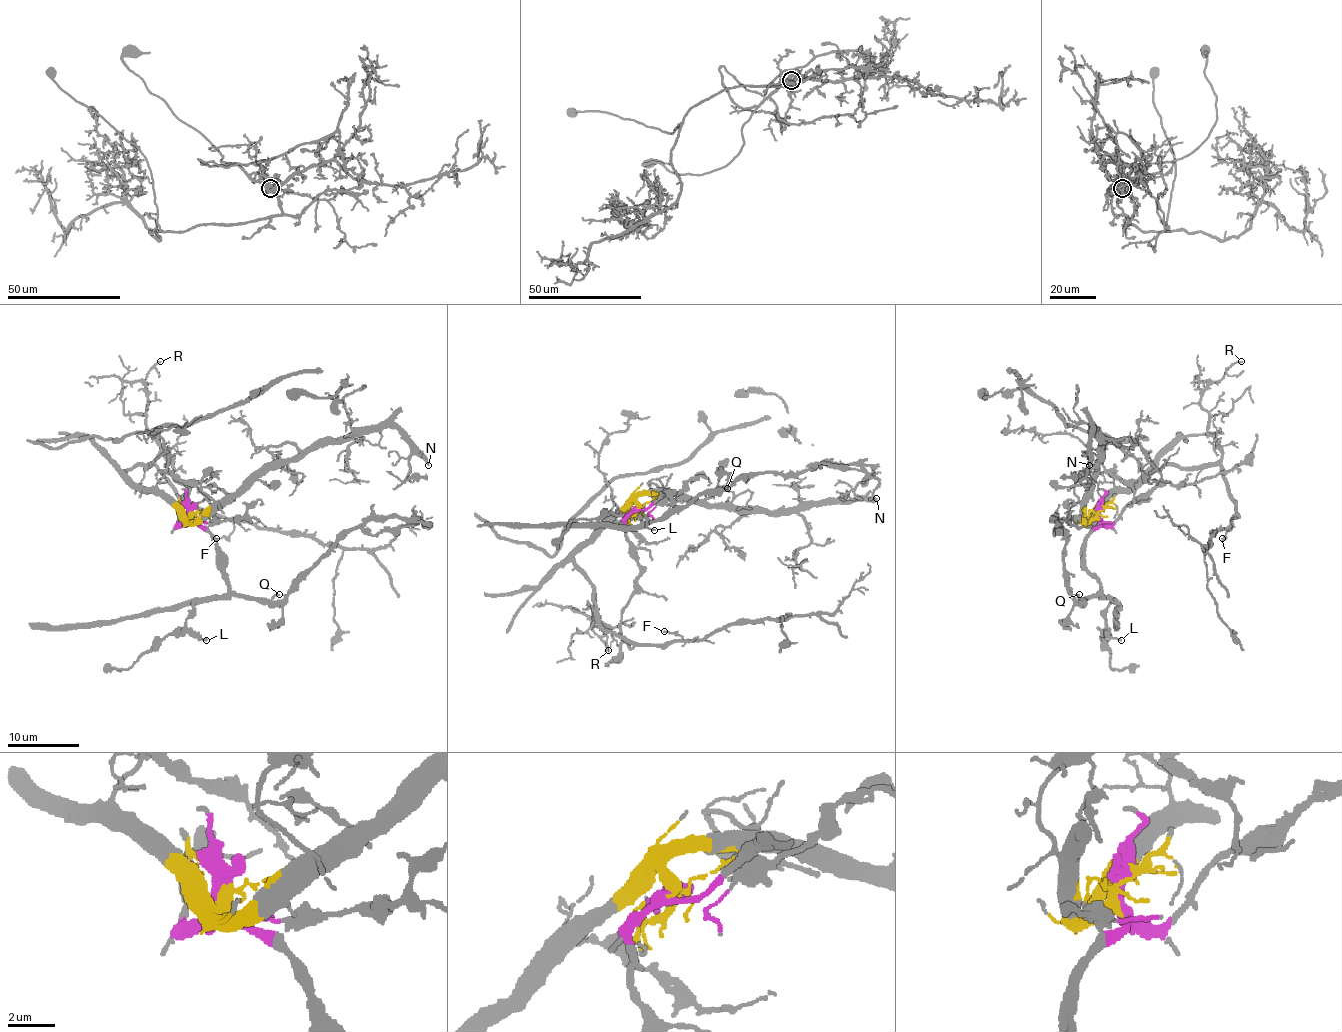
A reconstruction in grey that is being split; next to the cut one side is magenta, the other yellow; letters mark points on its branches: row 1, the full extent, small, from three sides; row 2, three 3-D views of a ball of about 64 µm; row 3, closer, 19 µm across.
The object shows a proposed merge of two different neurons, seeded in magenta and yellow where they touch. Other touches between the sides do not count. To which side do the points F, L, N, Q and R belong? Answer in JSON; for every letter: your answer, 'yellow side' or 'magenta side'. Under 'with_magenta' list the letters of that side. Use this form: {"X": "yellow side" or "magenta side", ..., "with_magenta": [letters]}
{"F": "yellow side", "L": "magenta side", "N": "yellow side", "Q": "magenta side", "R": "yellow side", "with_magenta": ["L", "Q"]}

